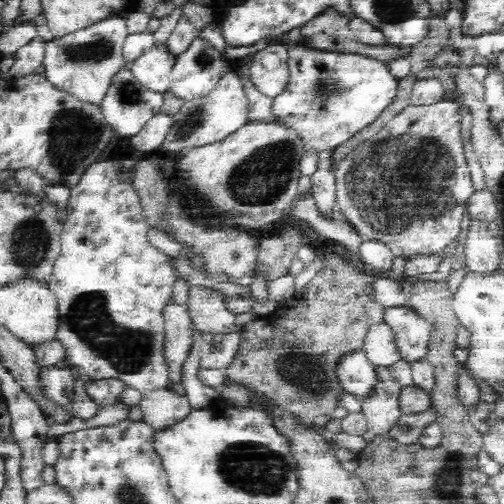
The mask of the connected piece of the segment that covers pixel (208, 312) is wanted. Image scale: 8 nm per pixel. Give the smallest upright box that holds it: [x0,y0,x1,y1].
[186,286,238,338]

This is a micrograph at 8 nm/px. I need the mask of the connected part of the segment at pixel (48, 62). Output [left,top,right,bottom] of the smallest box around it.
[44,15,128,106]

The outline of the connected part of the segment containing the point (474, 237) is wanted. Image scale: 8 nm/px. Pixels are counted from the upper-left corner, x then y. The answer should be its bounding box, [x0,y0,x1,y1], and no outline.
[463,217,499,271]

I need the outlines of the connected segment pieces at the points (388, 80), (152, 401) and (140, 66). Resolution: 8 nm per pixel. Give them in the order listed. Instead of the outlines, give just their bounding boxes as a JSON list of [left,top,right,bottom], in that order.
[[272,45,397,152],[138,386,191,431],[129,46,176,94]]

